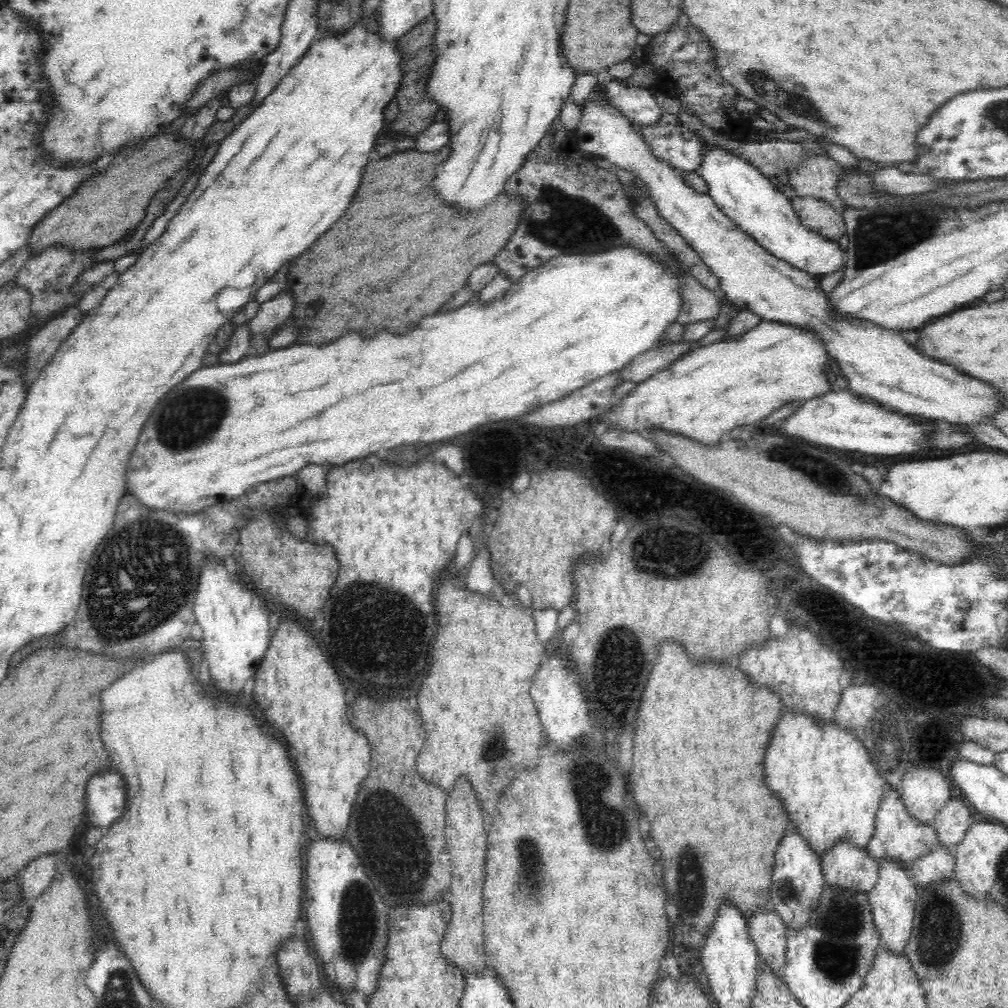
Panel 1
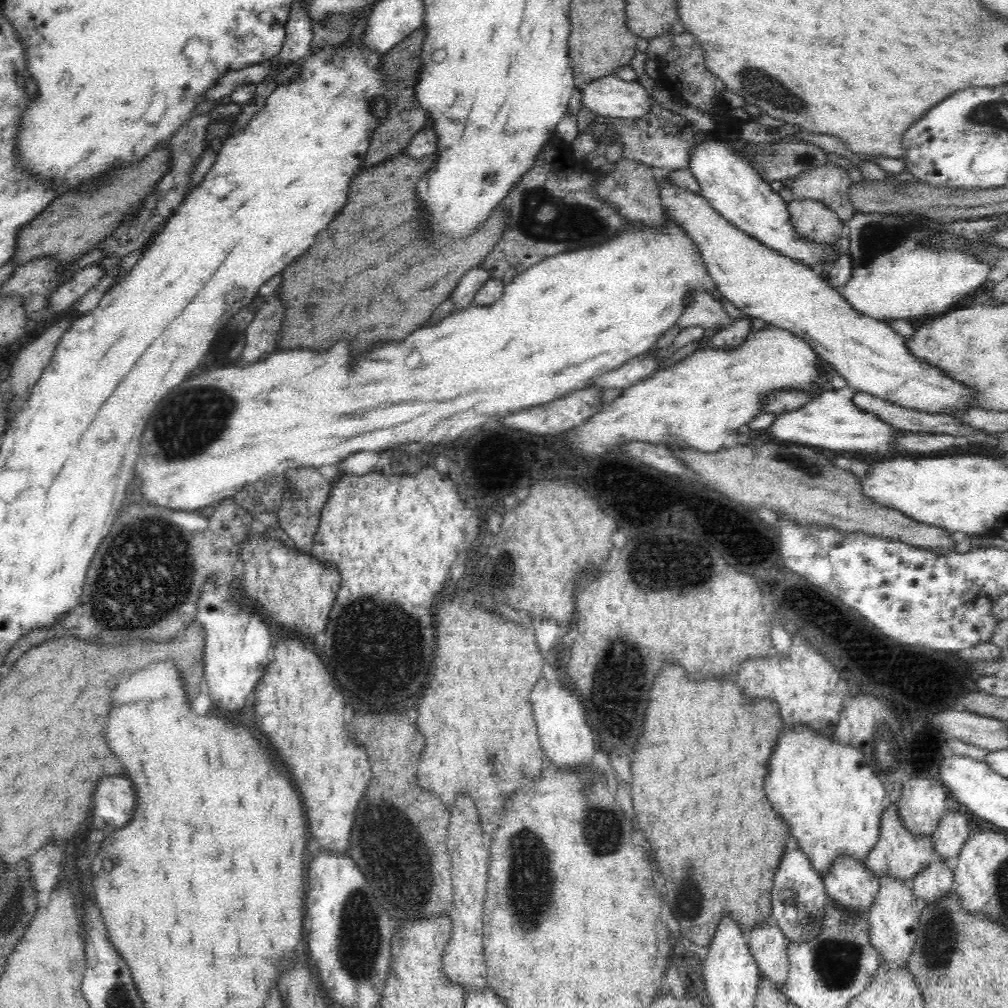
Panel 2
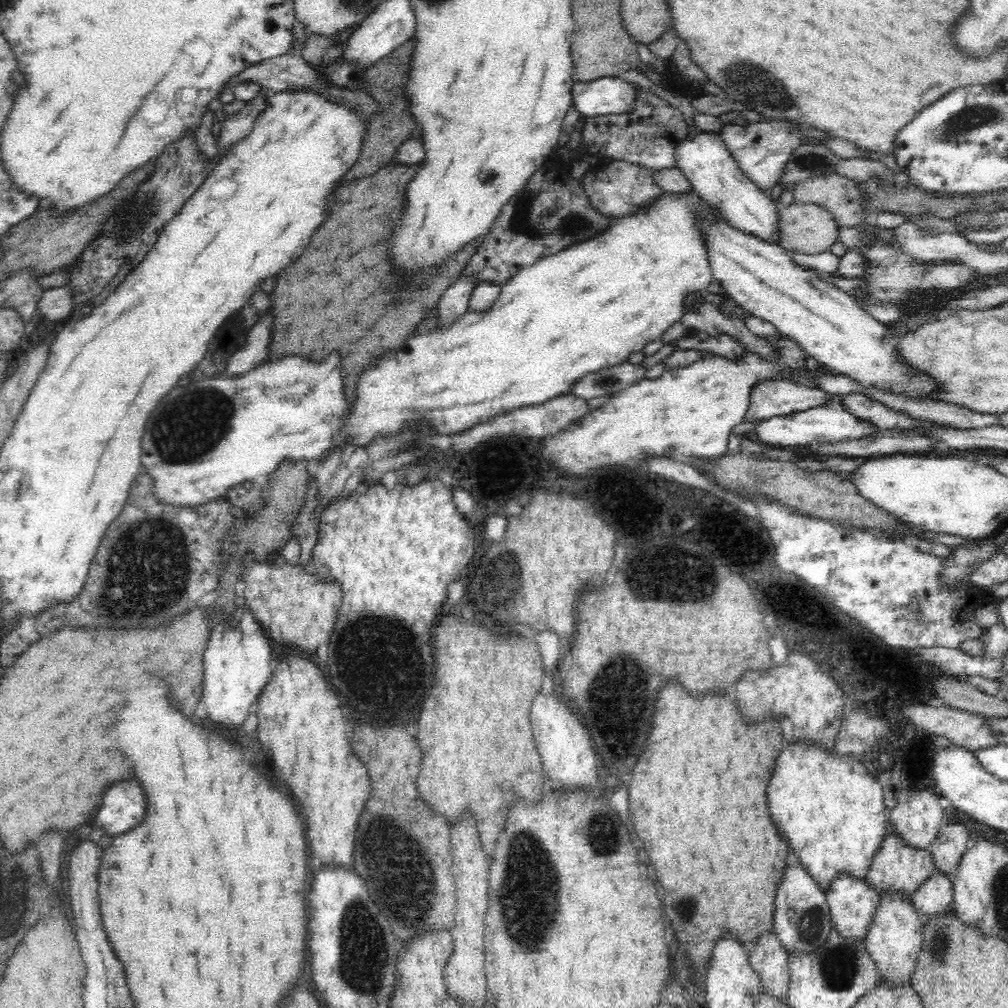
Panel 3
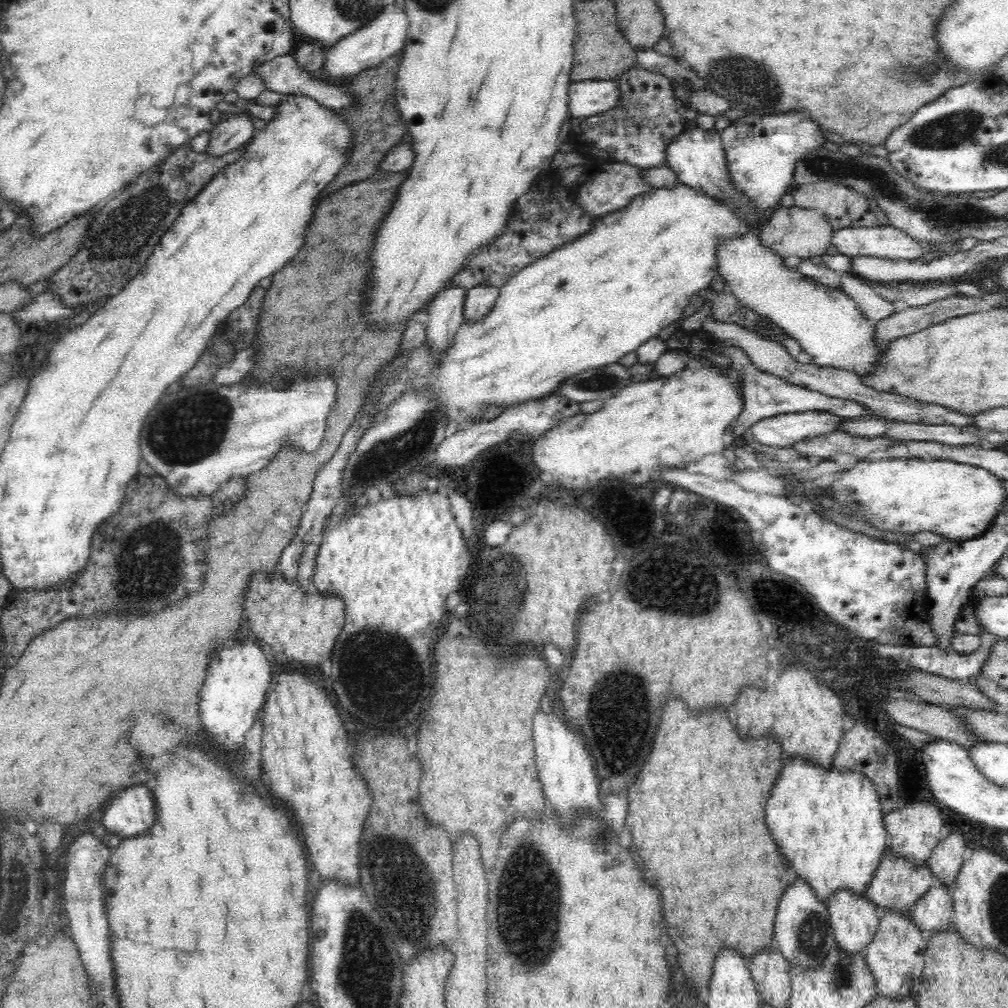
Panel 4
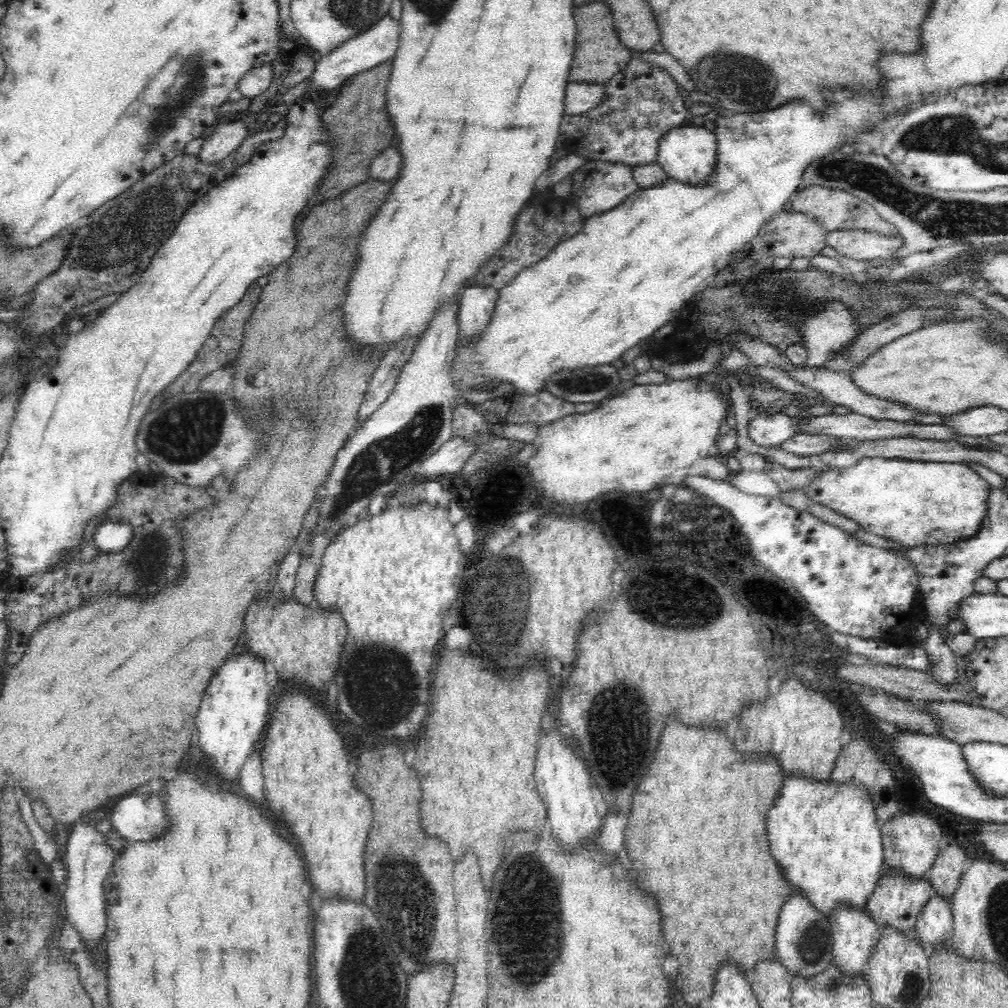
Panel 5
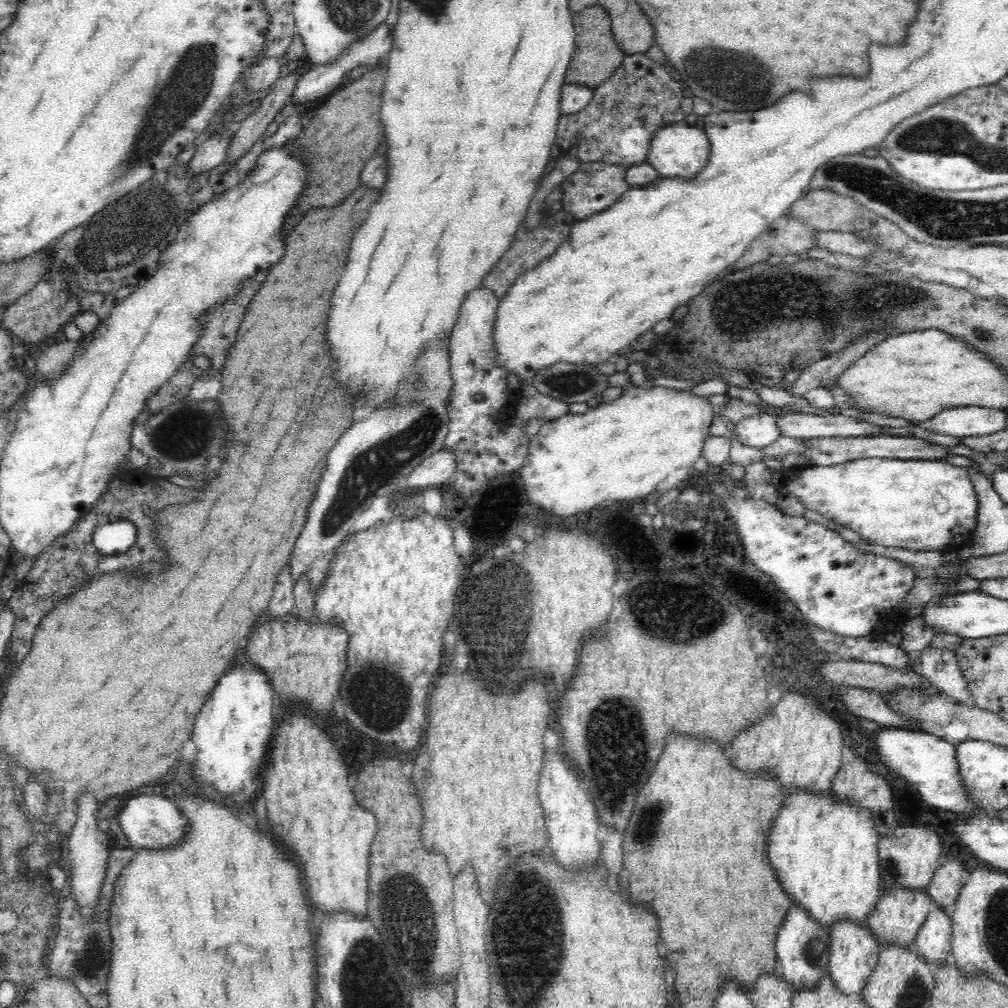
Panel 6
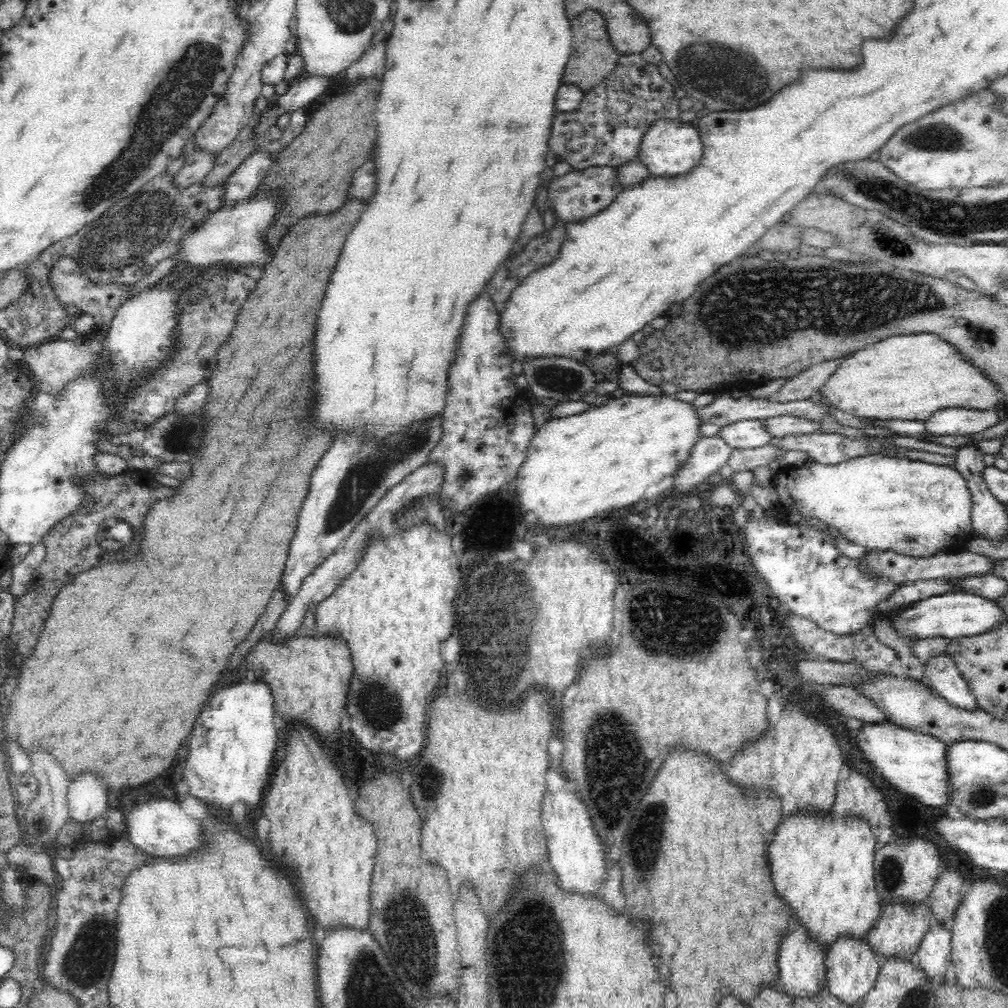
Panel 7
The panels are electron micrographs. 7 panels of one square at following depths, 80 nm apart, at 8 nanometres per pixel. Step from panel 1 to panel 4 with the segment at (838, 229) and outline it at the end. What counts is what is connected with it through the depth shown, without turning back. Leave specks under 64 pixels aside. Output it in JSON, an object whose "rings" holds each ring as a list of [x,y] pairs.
{"rings":[[[779,206],[757,232],[760,245],[772,249],[776,255],[780,255],[782,258],[794,257],[796,260],[800,260],[823,255],[831,244],[834,230],[832,230],[832,226],[828,225],[826,216],[814,209]]]}

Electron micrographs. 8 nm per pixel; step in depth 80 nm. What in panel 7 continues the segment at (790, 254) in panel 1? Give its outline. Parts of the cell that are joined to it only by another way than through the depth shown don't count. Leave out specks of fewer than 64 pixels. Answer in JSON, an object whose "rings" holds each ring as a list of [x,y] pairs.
{"rings":[[[680,118],[672,121],[661,119],[648,127],[640,138],[639,154],[635,159],[646,166],[649,176],[674,178],[690,172],[702,158],[703,142],[700,141],[699,130],[688,123],[681,122]]]}

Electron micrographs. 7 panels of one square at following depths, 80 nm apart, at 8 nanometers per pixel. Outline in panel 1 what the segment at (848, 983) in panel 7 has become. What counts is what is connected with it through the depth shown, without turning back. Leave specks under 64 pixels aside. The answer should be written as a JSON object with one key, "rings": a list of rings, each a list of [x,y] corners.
{"rings":[[[842,840],[821,858],[825,883],[840,891],[860,891],[869,896],[879,877],[879,864],[867,850]]]}

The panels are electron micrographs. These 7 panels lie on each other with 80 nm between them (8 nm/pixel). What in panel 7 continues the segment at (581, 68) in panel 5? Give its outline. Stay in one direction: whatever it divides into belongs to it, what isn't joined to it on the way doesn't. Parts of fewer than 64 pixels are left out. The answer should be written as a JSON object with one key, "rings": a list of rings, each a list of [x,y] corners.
{"rings":[[[585,10],[571,20],[572,54],[566,62],[560,84],[576,85],[583,93],[608,78],[615,68],[619,55],[607,35],[603,15],[599,11]]]}

